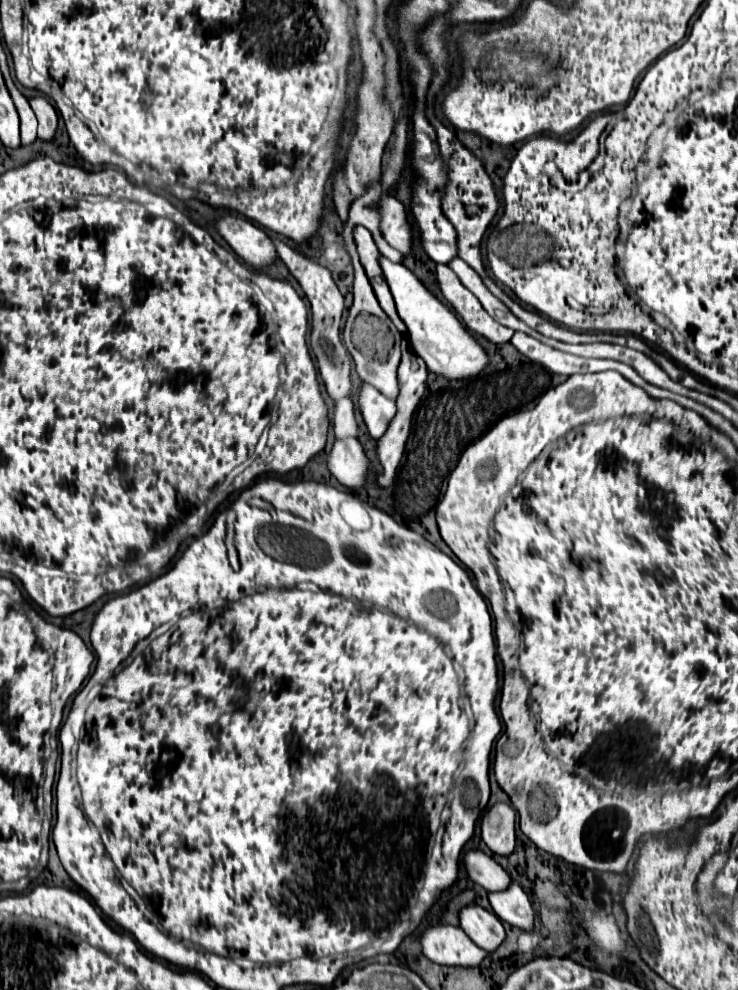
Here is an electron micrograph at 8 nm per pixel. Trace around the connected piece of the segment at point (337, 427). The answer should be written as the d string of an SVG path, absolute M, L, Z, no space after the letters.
M350 398L344 400L334 400L334 434L336 438L346 438L346 436L356 436L358 426L354 420L354 404Z

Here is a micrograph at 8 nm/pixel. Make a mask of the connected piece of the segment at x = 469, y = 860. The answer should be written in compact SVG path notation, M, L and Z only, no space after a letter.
M476 848L468 850L462 856L462 864L466 868L468 878L490 892L504 890L510 884L508 872L492 856L484 854L482 850L476 850Z

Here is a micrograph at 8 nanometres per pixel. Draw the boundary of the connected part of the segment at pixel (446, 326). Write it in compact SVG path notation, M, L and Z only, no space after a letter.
M380 256L380 268L396 302L398 316L408 328L410 346L416 352L416 356L420 356L426 362L430 372L448 378L470 378L486 368L488 358L478 340L462 326L458 316L450 312L448 306L444 306L434 294L430 294L404 264L394 264L388 258Z

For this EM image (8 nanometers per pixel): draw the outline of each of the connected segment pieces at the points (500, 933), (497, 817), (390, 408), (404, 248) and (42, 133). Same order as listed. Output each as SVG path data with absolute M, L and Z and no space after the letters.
M468 904L458 914L460 928L486 952L496 950L504 940L504 926L500 918L478 904Z
M496 802L494 806L490 806L480 818L482 840L494 854L508 856L514 850L516 844L514 818L516 818L514 808L504 802Z
M368 384L360 386L360 390L356 394L356 406L374 440L378 440L386 432L390 420L396 414L394 400L386 398L384 394L380 394L376 388L372 388Z
M380 194L376 208L380 214L380 232L384 240L406 256L412 246L412 224L406 208L388 194Z
M42 96L30 98L30 106L38 118L38 138L42 140L52 140L56 126L58 126L58 116L56 110L50 106L50 102Z

